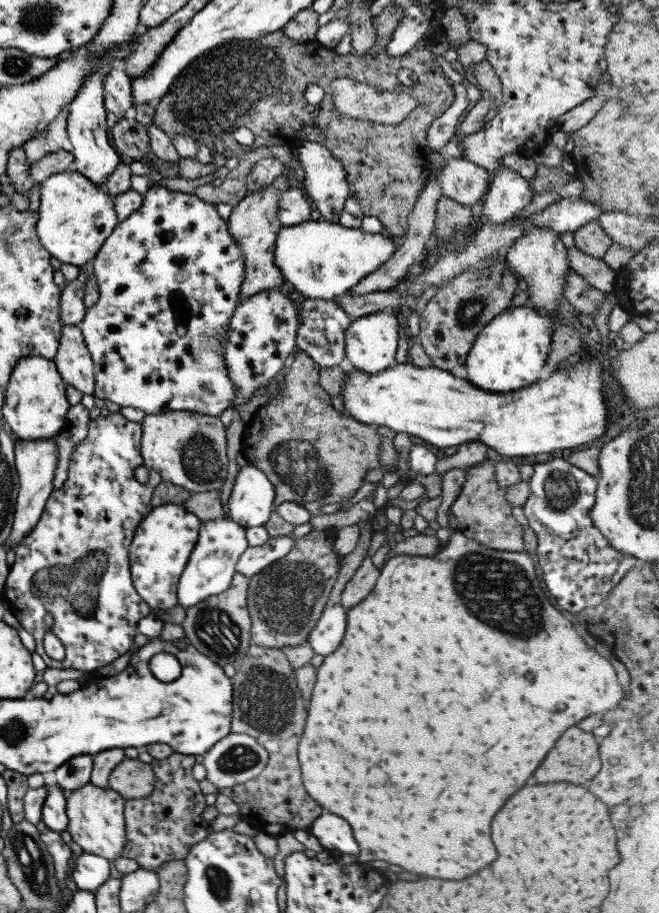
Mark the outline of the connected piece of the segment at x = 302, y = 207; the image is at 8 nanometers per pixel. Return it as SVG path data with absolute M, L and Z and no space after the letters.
M296 187L282 192L278 205L280 205L280 223L286 227L312 221L313 206L306 194Z

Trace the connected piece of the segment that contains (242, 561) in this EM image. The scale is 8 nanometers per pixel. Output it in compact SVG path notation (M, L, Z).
M279 535L269 537L269 539L260 546L249 546L238 559L236 570L250 578L258 574L262 569L266 569L272 562L285 557L293 547L296 539L289 535Z

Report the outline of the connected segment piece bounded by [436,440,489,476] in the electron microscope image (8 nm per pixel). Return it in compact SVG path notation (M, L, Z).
M478 441L460 443L454 454L436 462L436 472L443 476L450 468L468 469L475 464L480 464L487 459L488 448L489 446Z

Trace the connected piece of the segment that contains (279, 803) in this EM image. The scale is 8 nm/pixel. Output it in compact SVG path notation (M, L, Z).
M252 644L237 670L231 682L234 689L232 733L252 736L269 754L267 765L258 776L233 788L233 800L241 808L240 818L251 824L258 833L273 836L294 833L297 829L308 830L310 823L322 814L322 808L316 806L316 802L304 790L296 756L296 746L304 732L308 712L297 688L295 669L283 649Z

